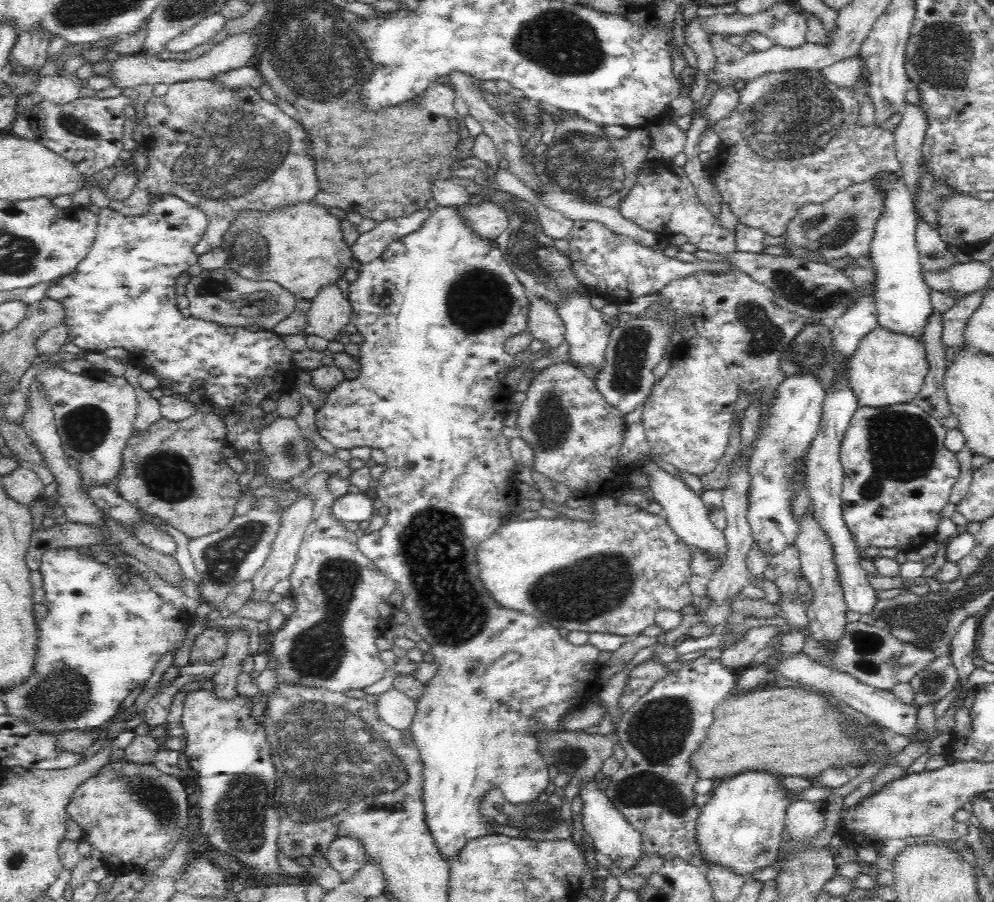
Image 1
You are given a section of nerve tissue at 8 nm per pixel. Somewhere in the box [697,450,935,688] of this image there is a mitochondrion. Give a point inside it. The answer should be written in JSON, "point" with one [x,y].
{"point":[867,645]}

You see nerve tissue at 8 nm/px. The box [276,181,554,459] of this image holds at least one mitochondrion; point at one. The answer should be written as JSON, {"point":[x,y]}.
{"point":[480,300]}

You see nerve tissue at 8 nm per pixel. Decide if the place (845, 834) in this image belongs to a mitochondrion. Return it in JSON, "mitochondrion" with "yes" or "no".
{"mitochondrion":"no"}

